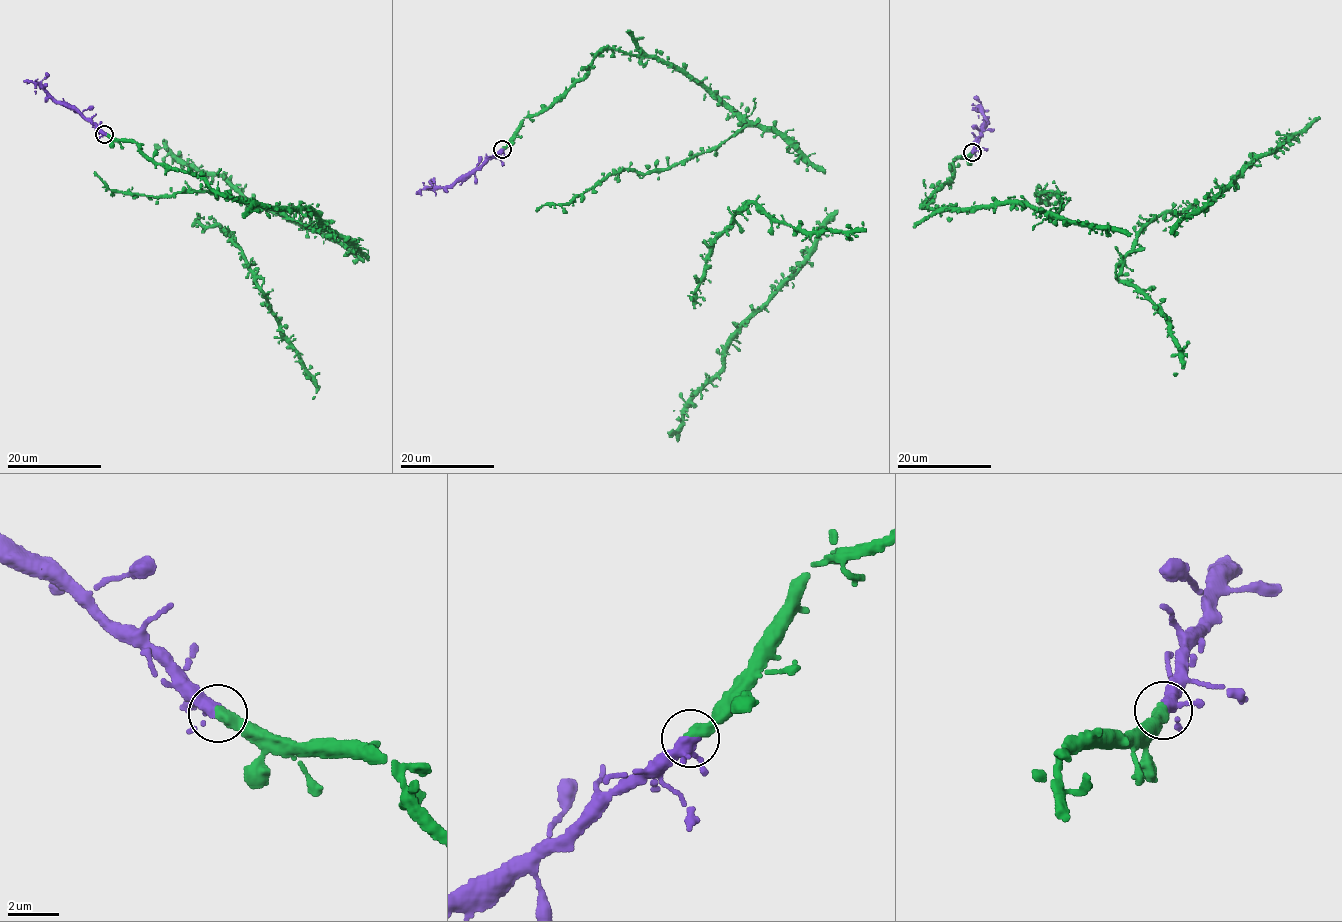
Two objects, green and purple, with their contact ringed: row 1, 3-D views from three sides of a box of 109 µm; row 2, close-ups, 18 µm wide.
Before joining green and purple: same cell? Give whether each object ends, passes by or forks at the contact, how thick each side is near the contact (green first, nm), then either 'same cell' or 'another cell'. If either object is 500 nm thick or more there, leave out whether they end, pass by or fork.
green ends | purple forks | 480/280 nm | same cell

